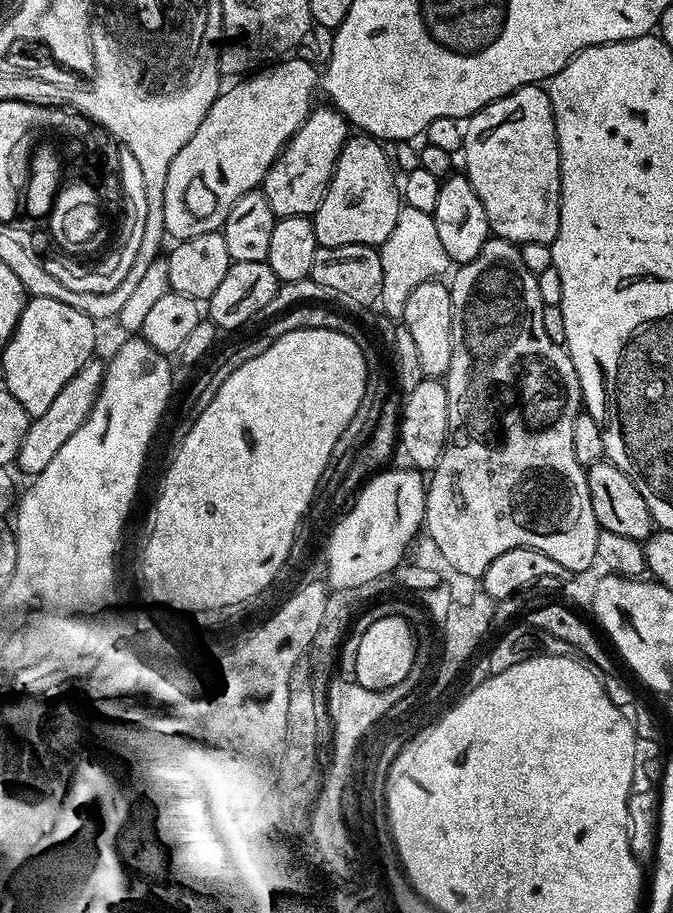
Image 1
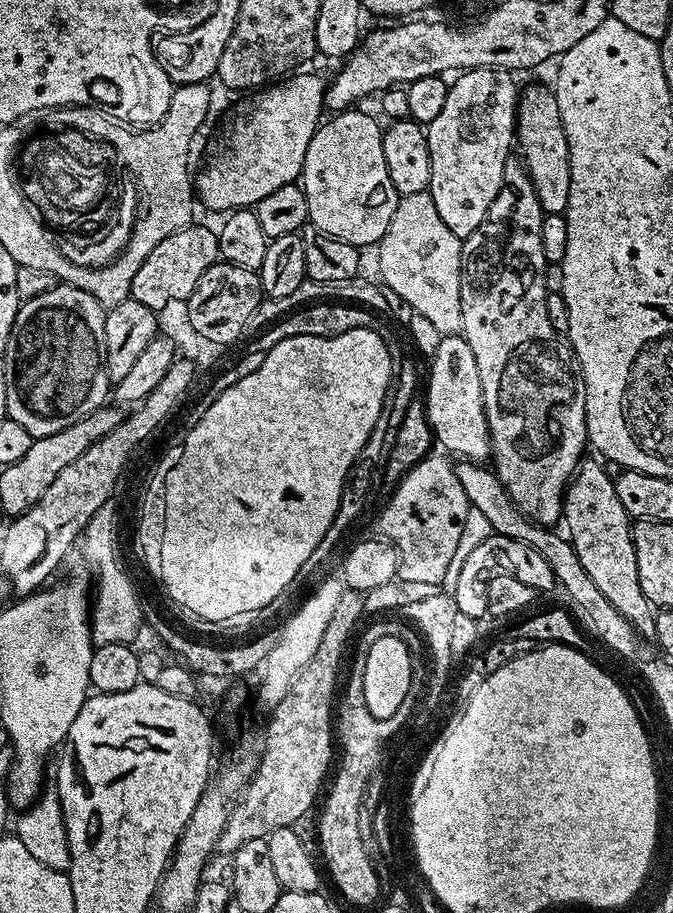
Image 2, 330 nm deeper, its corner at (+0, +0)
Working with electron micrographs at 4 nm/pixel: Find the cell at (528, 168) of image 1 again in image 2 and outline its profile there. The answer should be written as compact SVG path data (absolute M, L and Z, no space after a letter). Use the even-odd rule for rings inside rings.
M532 84L521 91L516 110L515 143L519 155L528 167L540 206L548 214L560 214L568 206L570 198L570 150L566 142L566 130L562 126L562 114L558 114L556 93L551 87Z

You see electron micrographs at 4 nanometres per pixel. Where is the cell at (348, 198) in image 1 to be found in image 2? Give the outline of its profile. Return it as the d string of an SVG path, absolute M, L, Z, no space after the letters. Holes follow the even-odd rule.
M360 110L333 115L328 118L332 120L325 119L317 127L314 138L310 138L310 146L306 150L302 187L306 194L311 227L364 250L367 249L367 244L379 245L390 226L390 218L394 218L394 210L398 206L400 196L394 190L394 182L390 182L390 170L386 170L386 154L382 154L382 124L366 113L356 111Z

